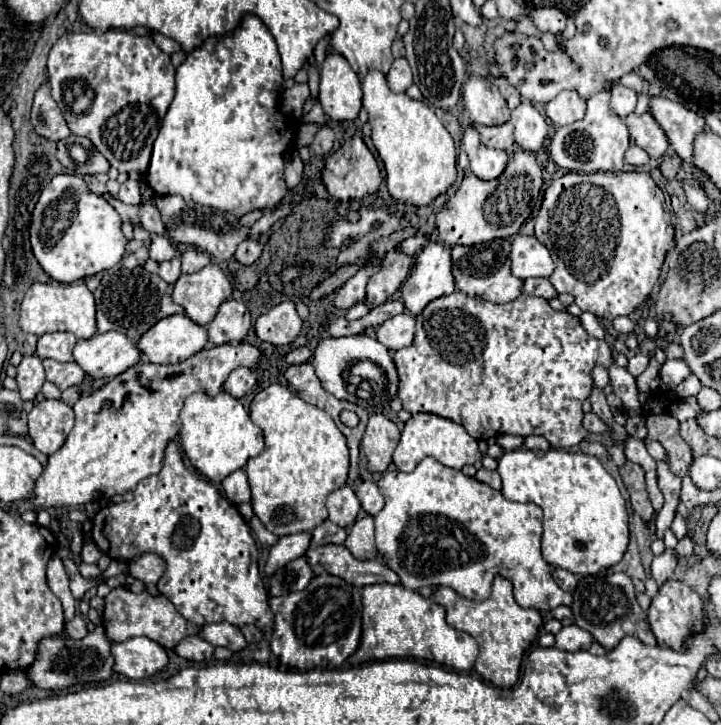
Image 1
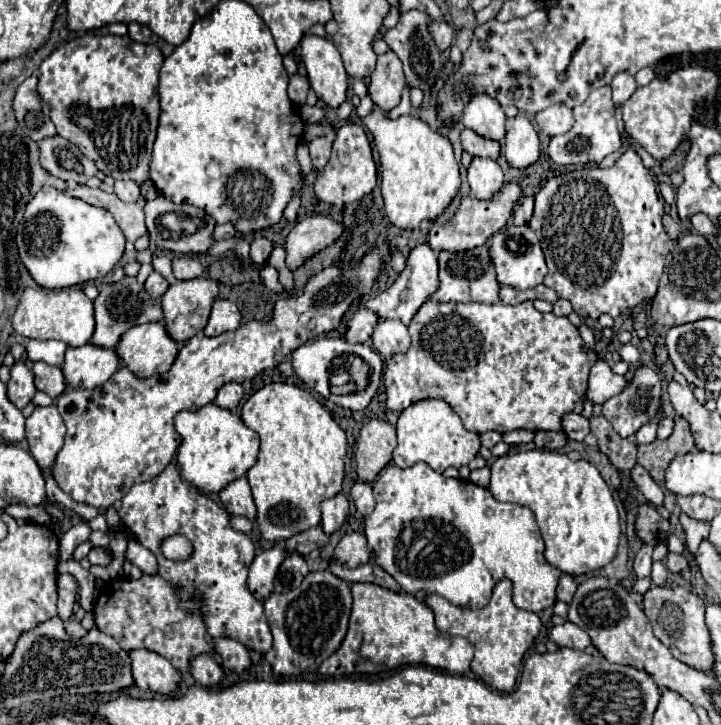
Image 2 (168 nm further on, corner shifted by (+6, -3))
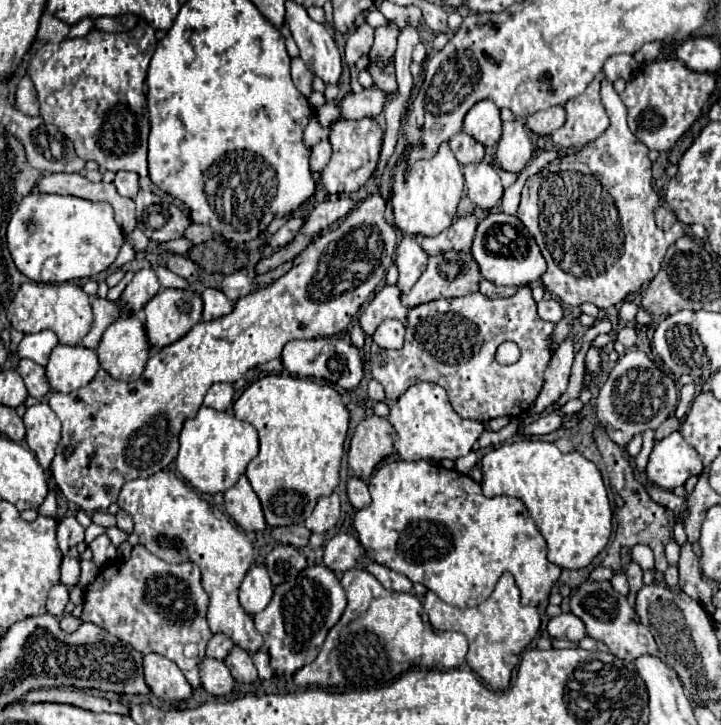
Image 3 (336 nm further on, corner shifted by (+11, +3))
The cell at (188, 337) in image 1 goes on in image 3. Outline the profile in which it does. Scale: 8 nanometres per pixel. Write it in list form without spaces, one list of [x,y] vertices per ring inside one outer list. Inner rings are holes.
[[[118,318],[104,332],[96,348],[100,366],[116,380],[136,380],[148,362],[150,344],[144,332],[144,324],[134,318]]]

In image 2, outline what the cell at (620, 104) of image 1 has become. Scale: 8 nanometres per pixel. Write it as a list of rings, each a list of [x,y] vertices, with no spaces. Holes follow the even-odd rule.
[[[619,72],[613,78],[611,88],[613,88],[613,102],[615,102],[615,106],[623,106],[631,98],[631,94],[635,92],[637,84],[635,84],[633,76],[629,76],[627,72]]]

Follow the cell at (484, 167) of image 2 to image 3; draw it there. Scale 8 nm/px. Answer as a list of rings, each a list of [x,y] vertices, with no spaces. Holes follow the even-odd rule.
[[[480,162],[464,166],[468,198],[482,210],[490,210],[502,198],[502,180],[494,166]]]

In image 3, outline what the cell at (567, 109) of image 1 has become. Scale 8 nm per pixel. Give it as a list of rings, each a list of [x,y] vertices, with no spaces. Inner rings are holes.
[[[552,106],[548,110],[540,110],[526,118],[528,128],[538,136],[548,136],[554,130],[558,130],[566,122],[566,114],[562,106]]]

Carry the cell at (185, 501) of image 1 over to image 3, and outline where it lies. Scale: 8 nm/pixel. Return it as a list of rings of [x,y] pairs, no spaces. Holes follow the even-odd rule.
[[[160,470],[160,472],[152,474],[150,478],[136,478],[136,480],[126,482],[120,492],[118,506],[132,516],[136,534],[140,536],[140,544],[146,546],[152,554],[156,554],[158,558],[162,558],[164,562],[170,562],[170,564],[172,562],[194,562],[202,570],[202,586],[204,586],[206,594],[210,596],[210,606],[208,606],[210,630],[214,634],[222,632],[222,634],[230,636],[236,642],[236,646],[254,654],[262,646],[262,636],[254,628],[252,616],[246,614],[244,608],[238,604],[238,588],[240,588],[246,572],[254,566],[254,548],[252,548],[252,542],[248,540],[248,536],[240,528],[234,528],[232,520],[218,506],[200,498],[184,480],[180,480],[170,470]],[[160,538],[176,538],[180,542],[180,548],[160,548],[160,544],[158,544]]]

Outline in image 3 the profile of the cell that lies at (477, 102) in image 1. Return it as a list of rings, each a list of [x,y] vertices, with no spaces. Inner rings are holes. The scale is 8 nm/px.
[[[482,100],[470,108],[464,118],[464,132],[486,148],[494,148],[502,136],[500,110],[494,102]]]

